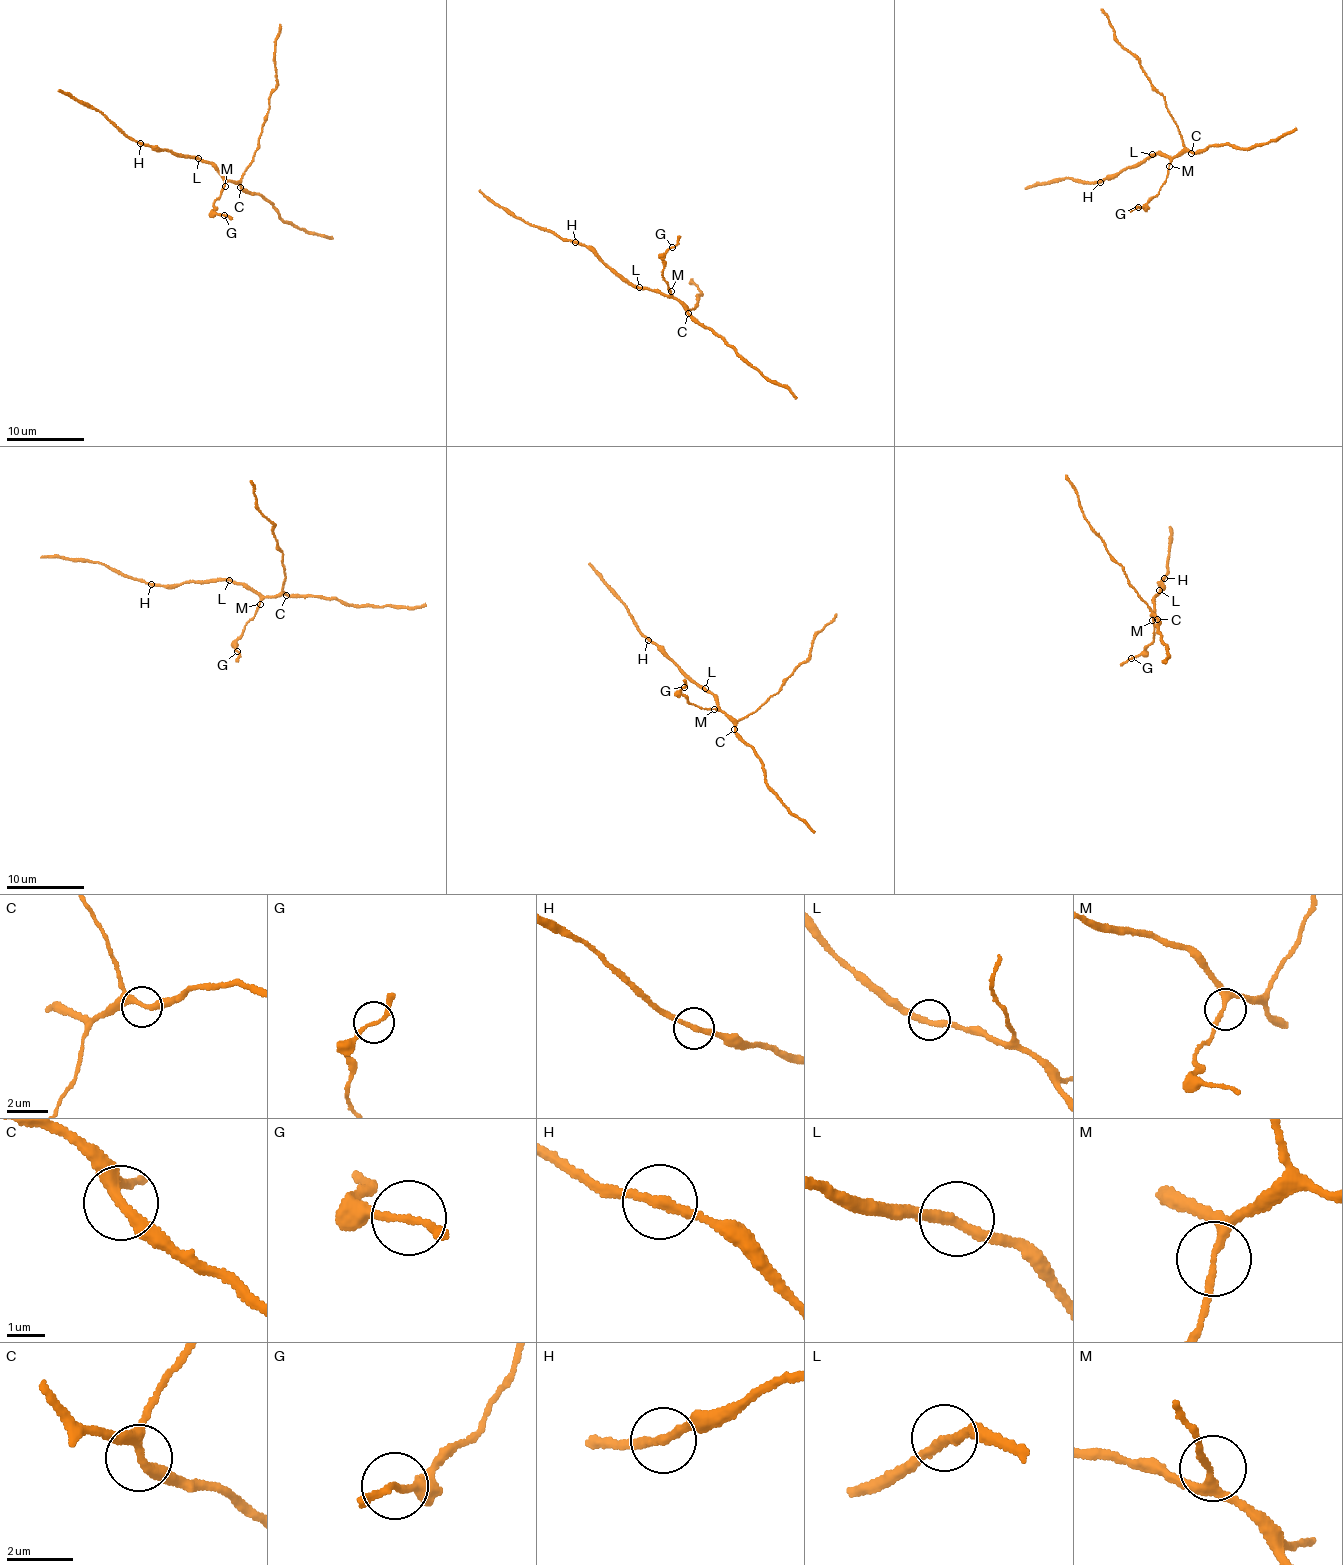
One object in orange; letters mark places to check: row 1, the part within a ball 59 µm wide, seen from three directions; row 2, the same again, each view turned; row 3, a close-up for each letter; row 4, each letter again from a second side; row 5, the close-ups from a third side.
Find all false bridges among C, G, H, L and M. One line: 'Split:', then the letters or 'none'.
Split: none

